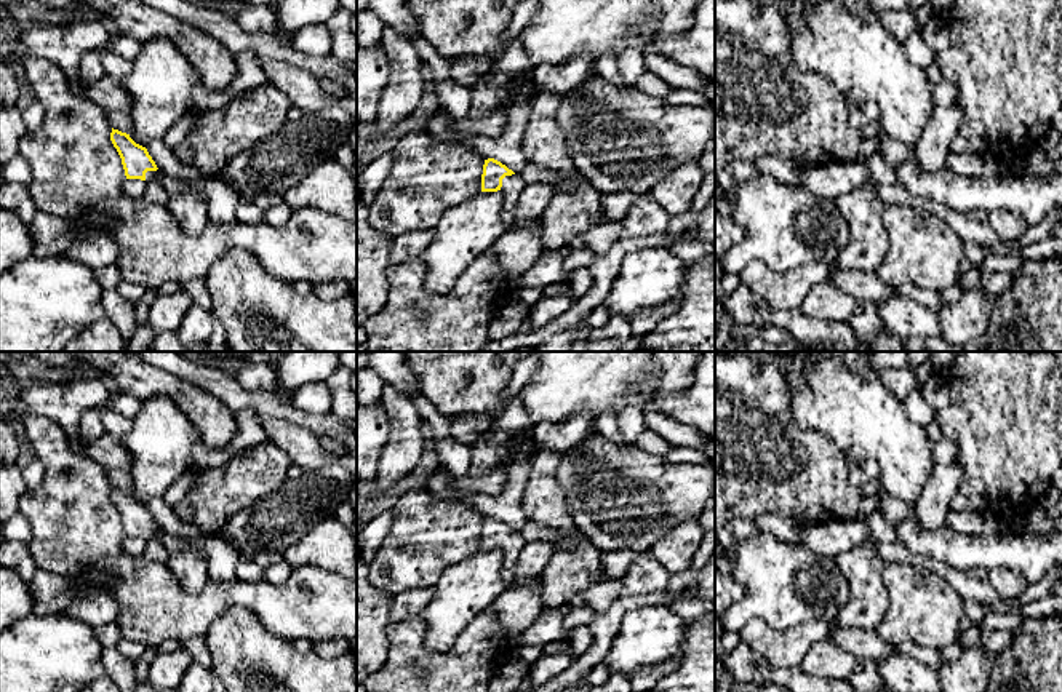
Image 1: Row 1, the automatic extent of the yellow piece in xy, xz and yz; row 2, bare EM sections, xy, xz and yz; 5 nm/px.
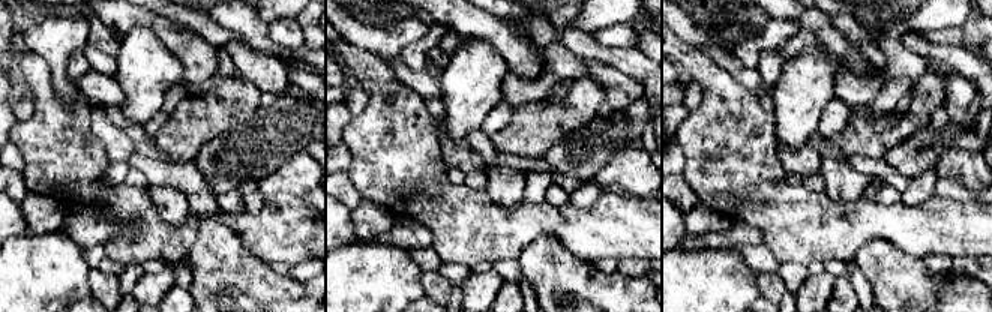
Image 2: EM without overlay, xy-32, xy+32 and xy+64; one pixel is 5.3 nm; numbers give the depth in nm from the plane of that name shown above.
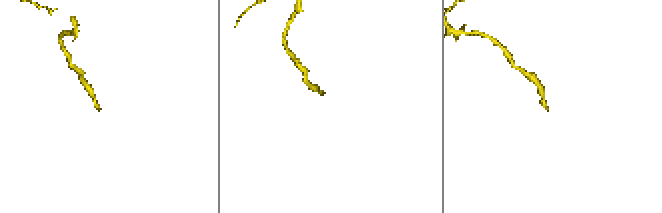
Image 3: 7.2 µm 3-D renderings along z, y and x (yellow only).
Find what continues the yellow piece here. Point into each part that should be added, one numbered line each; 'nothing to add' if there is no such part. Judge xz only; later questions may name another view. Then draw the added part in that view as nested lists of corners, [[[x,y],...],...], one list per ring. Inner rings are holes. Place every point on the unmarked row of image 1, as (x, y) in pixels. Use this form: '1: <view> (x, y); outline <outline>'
1: xz (512, 544); outline [[[517,531],[502,537],[501,550],[505,561],[505,571],[510,571],[515,566],[523,545],[525,540]]]

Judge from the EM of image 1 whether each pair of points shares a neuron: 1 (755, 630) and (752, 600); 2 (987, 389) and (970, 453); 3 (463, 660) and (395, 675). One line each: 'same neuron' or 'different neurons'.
1: different neurons
2: same neuron
3: same neuron

